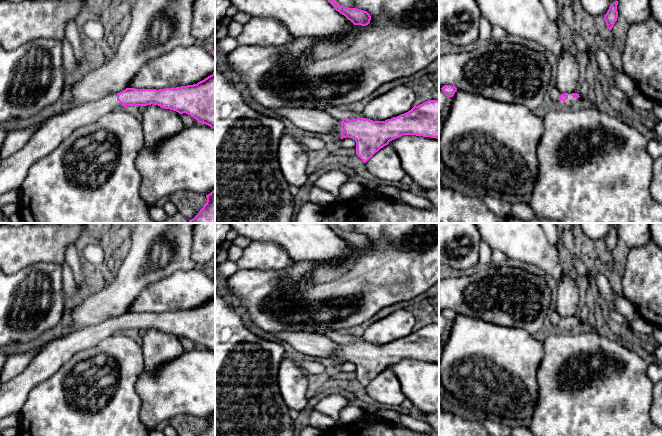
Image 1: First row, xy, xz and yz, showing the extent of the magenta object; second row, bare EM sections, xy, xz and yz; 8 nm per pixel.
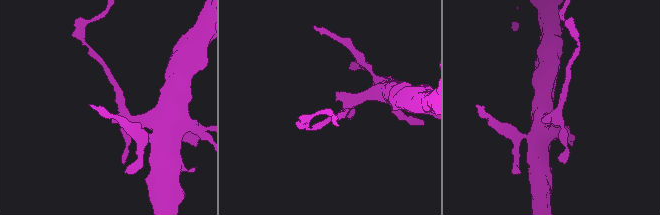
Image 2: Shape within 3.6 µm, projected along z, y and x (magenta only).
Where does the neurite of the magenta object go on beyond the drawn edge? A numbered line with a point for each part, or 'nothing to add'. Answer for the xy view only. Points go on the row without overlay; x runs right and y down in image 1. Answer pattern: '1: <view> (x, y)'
1: xy (13, 394)

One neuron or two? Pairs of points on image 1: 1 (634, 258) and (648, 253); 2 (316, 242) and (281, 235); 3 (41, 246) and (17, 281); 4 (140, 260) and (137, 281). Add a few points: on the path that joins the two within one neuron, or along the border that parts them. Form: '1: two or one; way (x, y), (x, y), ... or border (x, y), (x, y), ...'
1: one; way (637, 258), (645, 256)
2: one; way (307, 237), (305, 235), (290, 235)
3: two; border (50, 262), (34, 262), (10, 274)
4: one; way (140, 265), (137, 268), (137, 276)

